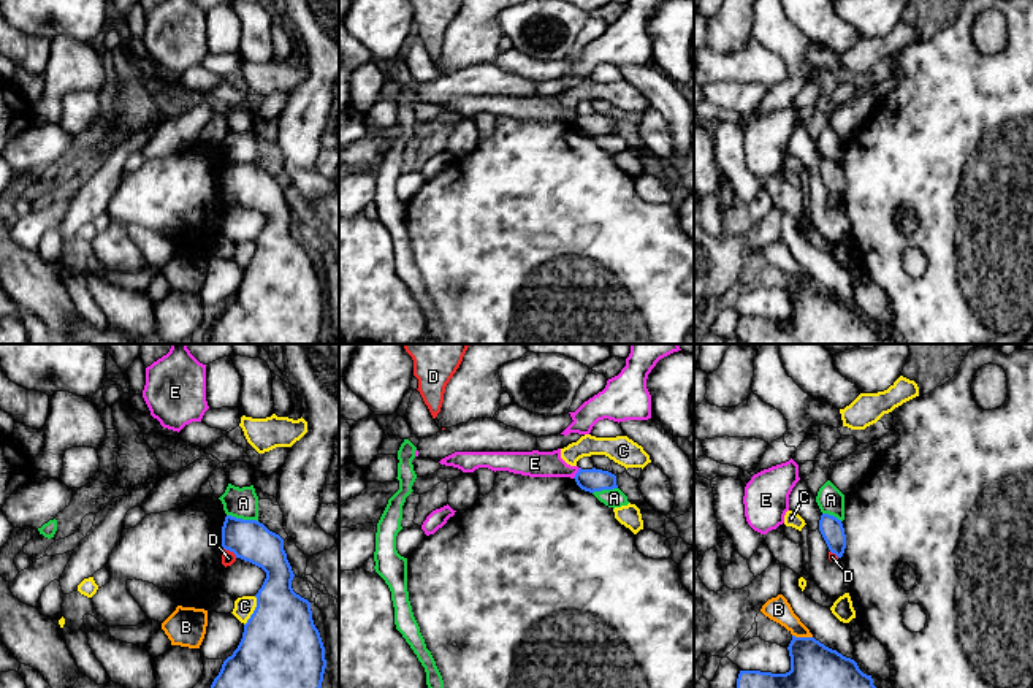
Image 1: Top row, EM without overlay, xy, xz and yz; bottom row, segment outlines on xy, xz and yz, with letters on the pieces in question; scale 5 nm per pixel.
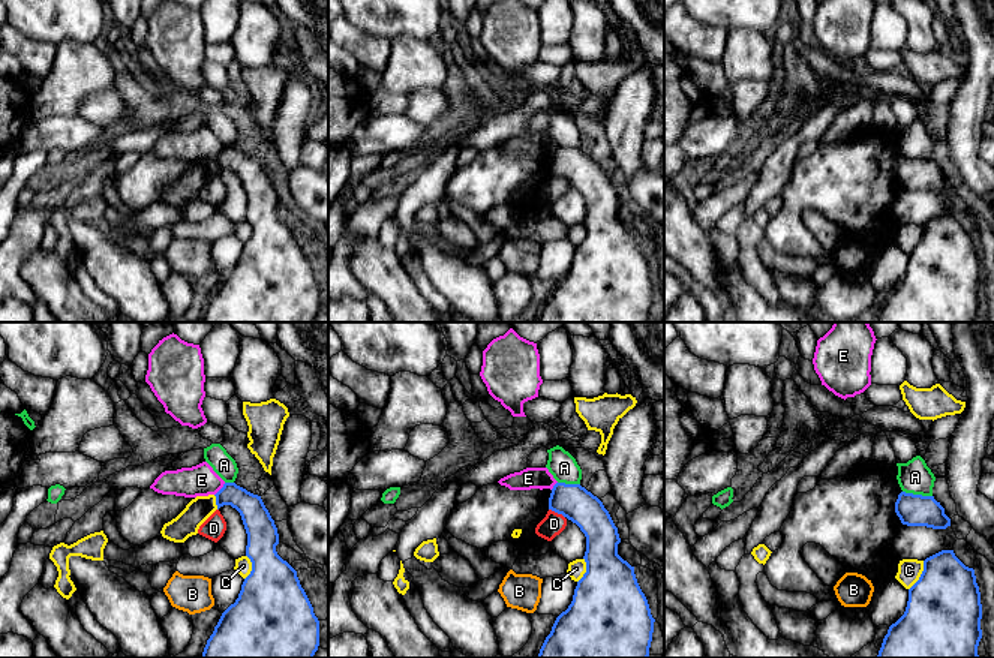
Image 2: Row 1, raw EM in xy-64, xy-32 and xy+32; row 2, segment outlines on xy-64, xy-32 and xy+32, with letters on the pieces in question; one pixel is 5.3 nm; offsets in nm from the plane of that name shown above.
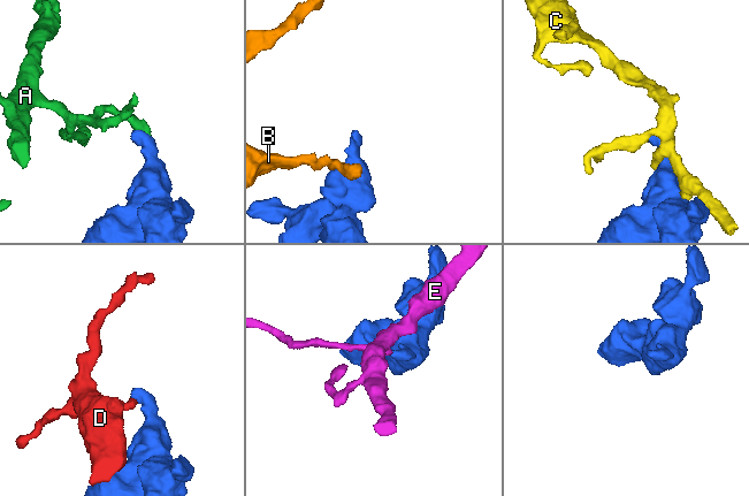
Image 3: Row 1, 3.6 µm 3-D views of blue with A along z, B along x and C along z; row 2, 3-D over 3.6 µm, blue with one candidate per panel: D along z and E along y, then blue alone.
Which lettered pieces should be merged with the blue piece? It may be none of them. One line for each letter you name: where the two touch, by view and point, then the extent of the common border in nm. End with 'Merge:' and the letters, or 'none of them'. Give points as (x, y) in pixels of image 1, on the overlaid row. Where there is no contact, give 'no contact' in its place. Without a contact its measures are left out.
Merge: none of them

